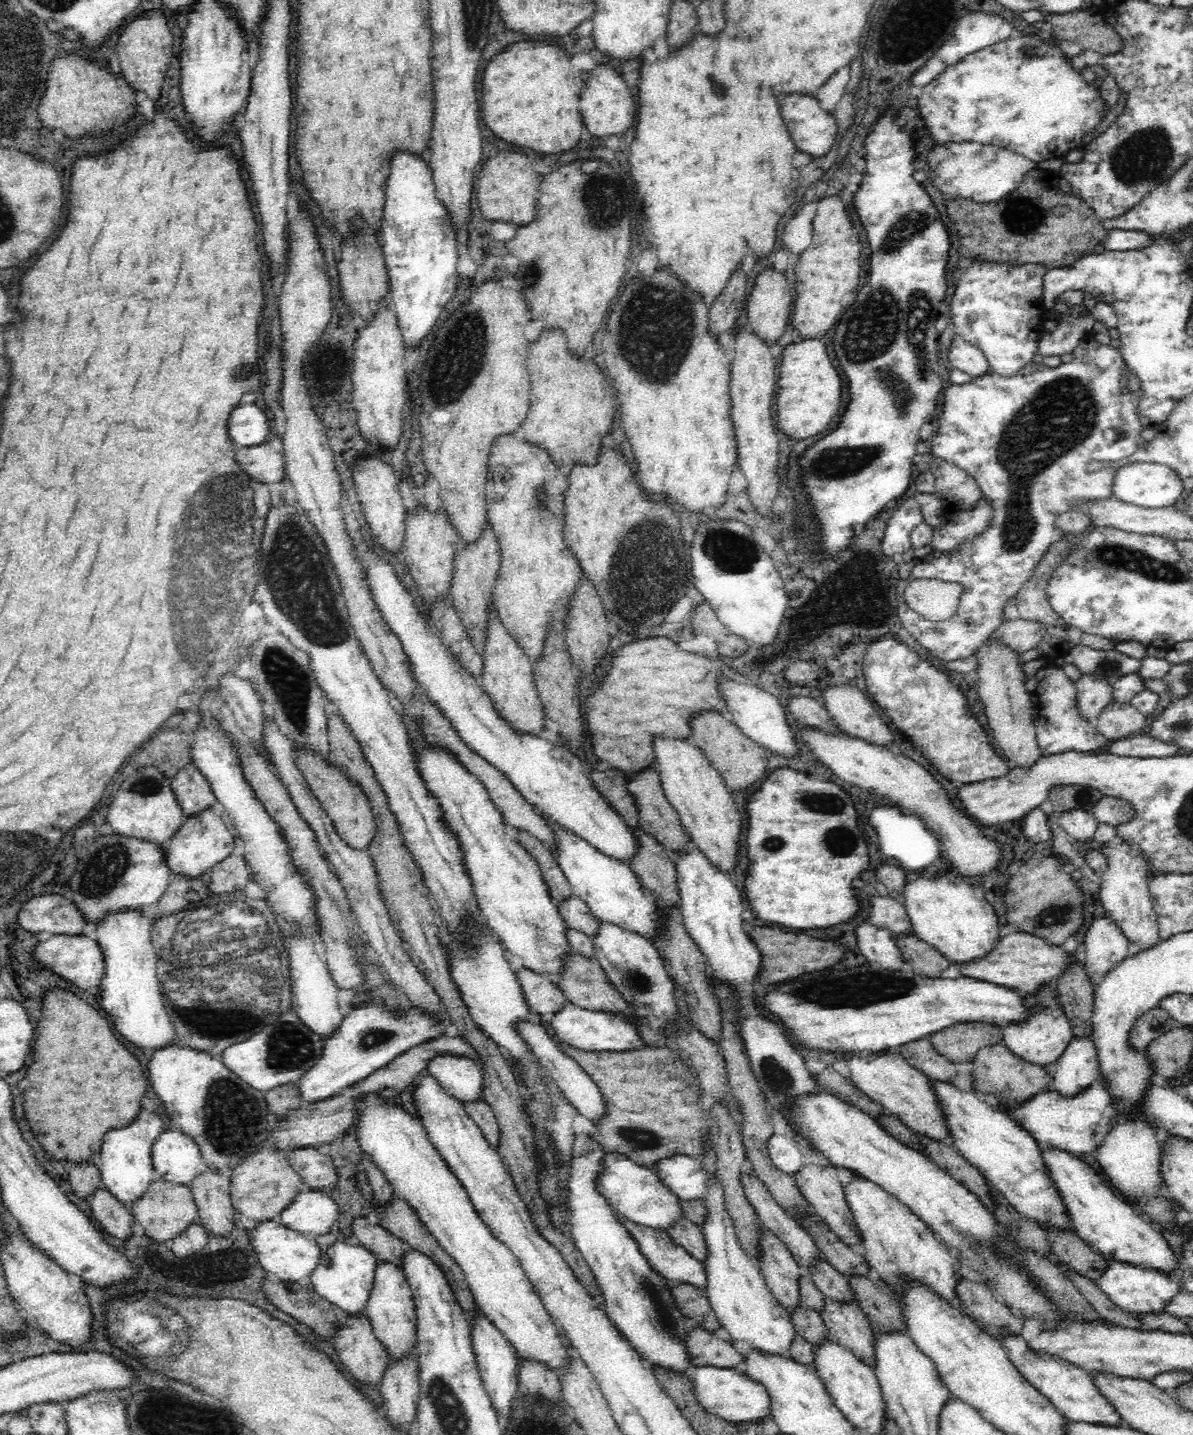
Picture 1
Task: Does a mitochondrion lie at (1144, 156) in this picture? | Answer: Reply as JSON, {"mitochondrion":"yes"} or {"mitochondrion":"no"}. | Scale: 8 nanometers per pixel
{"mitochondrion":"yes"}

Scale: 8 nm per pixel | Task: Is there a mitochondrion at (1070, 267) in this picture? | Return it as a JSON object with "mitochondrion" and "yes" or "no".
{"mitochondrion":"no"}

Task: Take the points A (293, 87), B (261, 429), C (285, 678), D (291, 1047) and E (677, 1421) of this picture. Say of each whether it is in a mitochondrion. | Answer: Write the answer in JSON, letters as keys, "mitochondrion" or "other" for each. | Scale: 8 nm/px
{"A":"other","B":"other","C":"mitochondrion","D":"mitochondrion","E":"other"}

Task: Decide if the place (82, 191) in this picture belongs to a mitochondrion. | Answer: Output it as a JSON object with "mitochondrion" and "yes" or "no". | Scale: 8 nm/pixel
{"mitochondrion":"no"}

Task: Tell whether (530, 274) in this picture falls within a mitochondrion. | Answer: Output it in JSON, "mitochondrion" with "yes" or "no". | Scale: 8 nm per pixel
{"mitochondrion":"yes"}

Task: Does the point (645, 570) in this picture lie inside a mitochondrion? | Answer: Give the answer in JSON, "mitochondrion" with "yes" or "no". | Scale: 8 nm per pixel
{"mitochondrion":"yes"}

